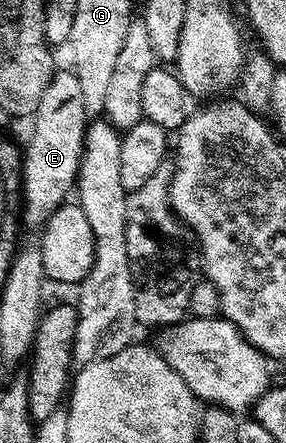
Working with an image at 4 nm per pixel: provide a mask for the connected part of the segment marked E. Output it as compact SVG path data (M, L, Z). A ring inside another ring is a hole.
M66 68L56 69L54 76L49 80L49 88L45 88L45 96L41 96L41 104L37 104L33 115L33 121L35 123L31 126L31 139L27 142L27 150L25 146L25 153L22 155L23 160L23 201L21 203L21 222L25 227L35 226L35 228L41 228L49 220L49 216L53 216L53 212L58 206L64 205L68 201L67 193L74 191L77 186L77 179L79 176L79 165L83 159L83 141L87 139L87 128L89 125L89 119L85 112L85 96L81 96L81 83L77 80L74 69Z

